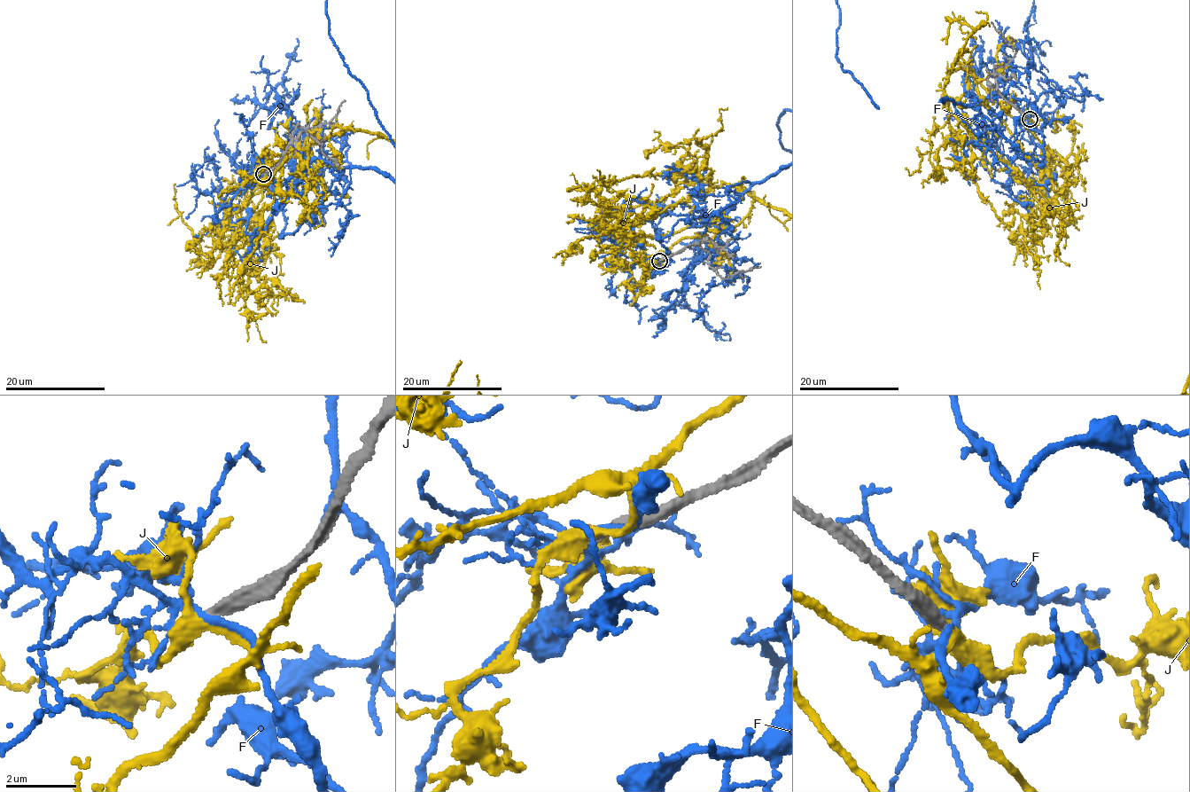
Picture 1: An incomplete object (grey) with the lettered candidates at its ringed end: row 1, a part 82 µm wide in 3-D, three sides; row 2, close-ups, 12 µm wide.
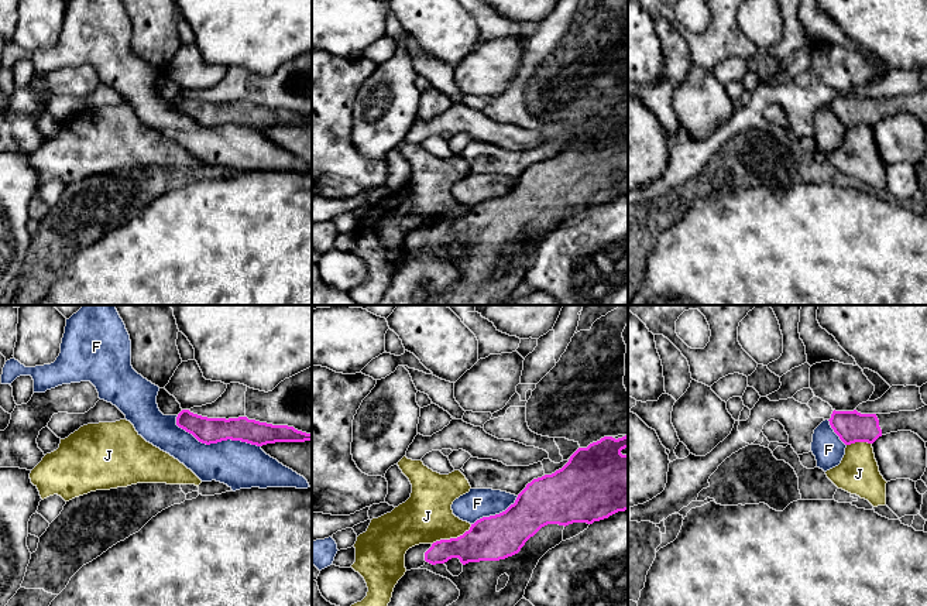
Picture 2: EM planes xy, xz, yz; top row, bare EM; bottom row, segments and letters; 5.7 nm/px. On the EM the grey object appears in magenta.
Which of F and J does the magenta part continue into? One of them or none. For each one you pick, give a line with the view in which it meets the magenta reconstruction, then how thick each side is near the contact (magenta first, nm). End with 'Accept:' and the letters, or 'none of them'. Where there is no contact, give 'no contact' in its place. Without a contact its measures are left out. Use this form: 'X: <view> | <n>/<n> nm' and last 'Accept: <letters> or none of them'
Accept: none of them

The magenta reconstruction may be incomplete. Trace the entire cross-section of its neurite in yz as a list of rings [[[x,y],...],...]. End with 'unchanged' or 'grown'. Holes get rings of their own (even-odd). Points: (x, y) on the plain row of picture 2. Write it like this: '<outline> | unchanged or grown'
[[[927,89],[916,95],[890,97],[861,97],[856,93],[834,93],[828,105],[845,129],[855,126],[873,127],[879,120],[897,114],[911,114],[927,126]]] | grown

